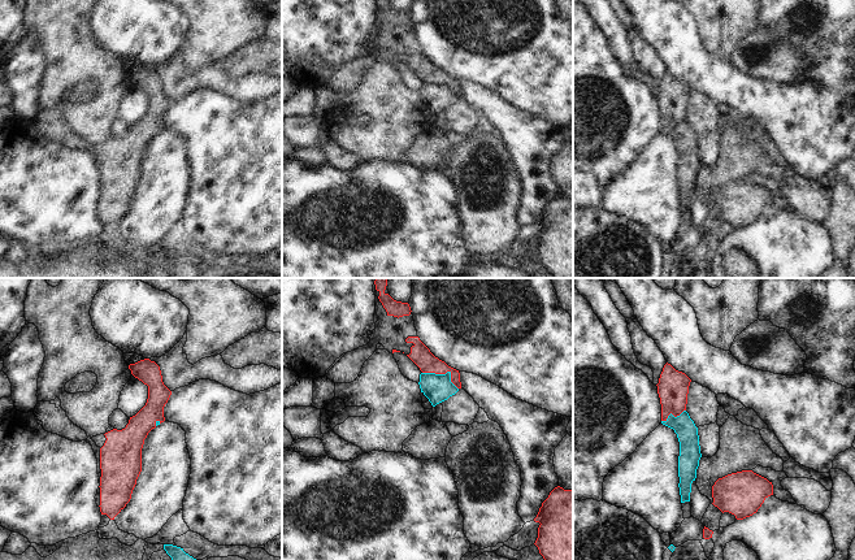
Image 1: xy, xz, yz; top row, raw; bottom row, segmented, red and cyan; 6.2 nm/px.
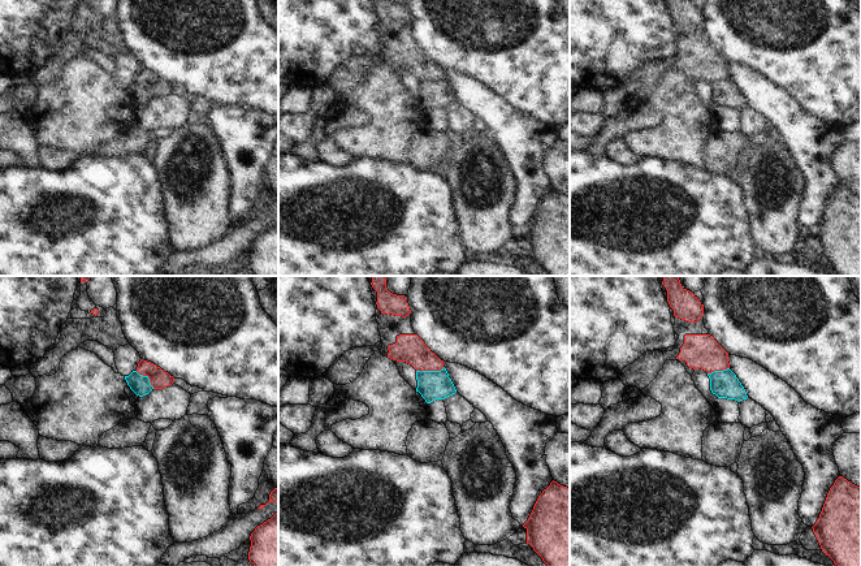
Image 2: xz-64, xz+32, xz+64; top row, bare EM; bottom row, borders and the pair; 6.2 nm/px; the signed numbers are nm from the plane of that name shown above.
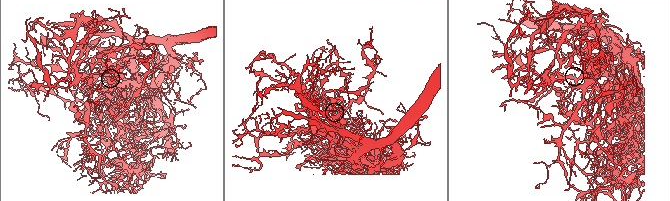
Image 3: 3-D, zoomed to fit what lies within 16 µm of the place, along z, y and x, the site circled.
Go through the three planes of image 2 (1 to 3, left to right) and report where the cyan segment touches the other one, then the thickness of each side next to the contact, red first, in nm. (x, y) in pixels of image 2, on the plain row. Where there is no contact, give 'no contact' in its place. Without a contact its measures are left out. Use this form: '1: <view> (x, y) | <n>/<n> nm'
1: xz-64 (148, 86) | 120/120 nm
2: xz+32 (429, 78) | 180/180 nm
3: xz+64 (718, 78) | 220/170 nm

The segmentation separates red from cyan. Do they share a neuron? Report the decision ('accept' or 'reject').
reject

